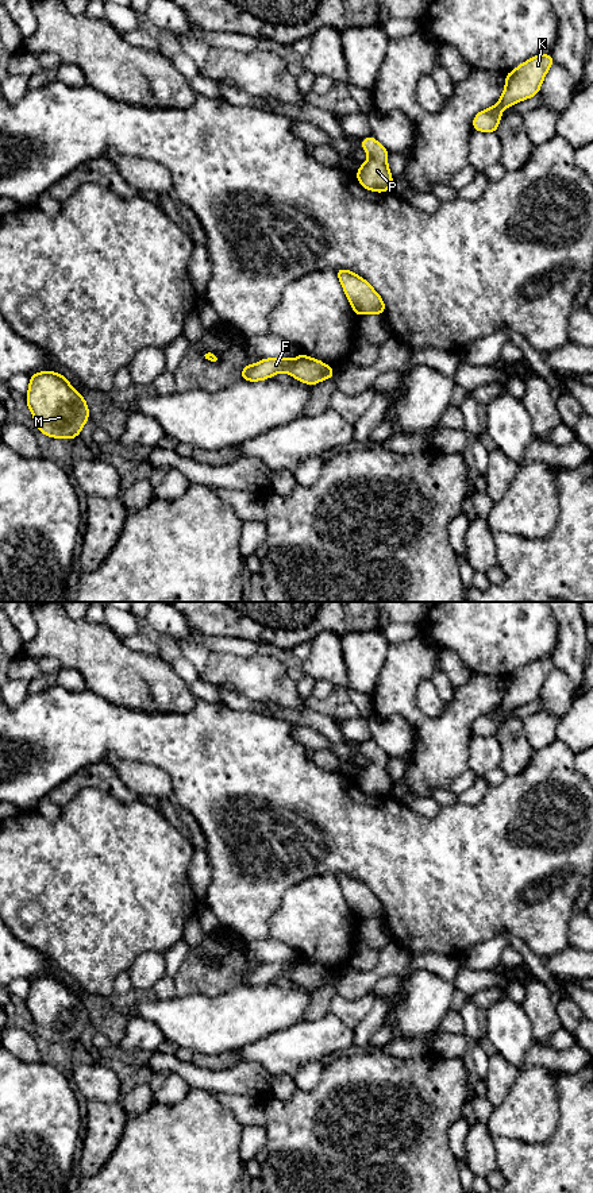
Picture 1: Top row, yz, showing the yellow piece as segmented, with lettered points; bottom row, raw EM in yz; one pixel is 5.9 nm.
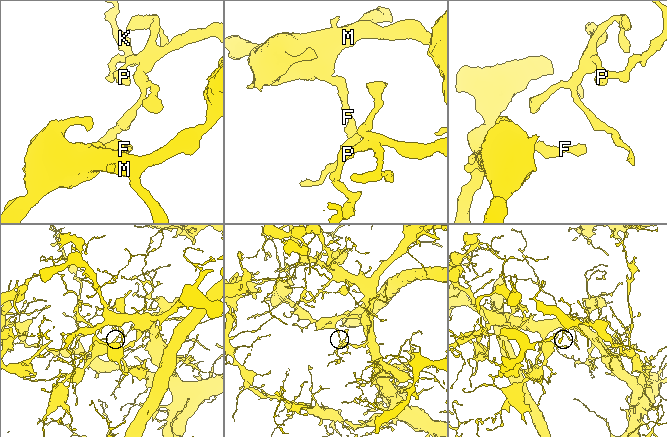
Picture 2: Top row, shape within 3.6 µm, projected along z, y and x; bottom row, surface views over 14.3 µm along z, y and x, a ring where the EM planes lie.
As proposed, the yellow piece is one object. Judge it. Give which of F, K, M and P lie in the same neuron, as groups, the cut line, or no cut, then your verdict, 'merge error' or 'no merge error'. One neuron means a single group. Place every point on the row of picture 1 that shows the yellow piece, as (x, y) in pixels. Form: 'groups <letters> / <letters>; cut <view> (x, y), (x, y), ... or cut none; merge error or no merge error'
groups F K M P; cut none; no merge error

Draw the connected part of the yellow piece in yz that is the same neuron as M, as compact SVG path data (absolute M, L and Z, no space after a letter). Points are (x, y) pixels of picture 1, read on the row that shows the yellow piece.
M41 371L31 375L26 399L36 429L47 437L72 440L80 436L89 420L84 397L58 372Z

